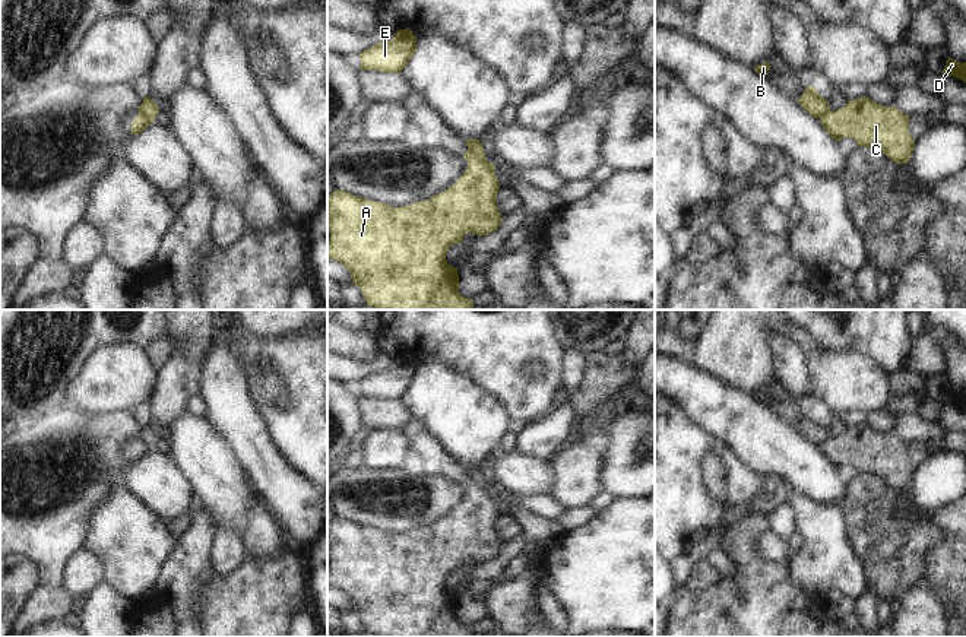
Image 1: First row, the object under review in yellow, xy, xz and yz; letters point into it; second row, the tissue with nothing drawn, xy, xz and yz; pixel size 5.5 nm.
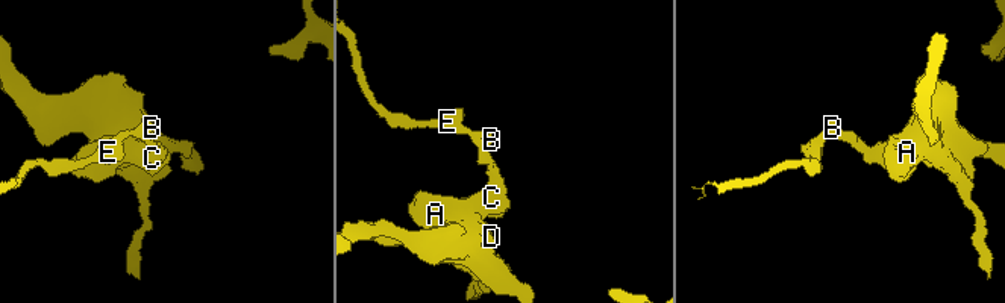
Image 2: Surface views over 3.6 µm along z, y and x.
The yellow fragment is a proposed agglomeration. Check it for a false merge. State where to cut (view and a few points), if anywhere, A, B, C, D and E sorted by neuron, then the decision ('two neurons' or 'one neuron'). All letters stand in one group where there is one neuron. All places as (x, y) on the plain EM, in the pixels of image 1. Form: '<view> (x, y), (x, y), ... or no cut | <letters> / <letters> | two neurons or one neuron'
xz (469, 478), (485, 487) | A C D / B E | two neurons

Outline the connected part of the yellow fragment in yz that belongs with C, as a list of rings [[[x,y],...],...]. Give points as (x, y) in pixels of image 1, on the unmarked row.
[[[868,424],[848,428],[842,437],[824,441],[821,451],[836,469],[851,465],[858,473],[875,475],[897,491],[908,491],[915,473],[909,462],[909,443]]]

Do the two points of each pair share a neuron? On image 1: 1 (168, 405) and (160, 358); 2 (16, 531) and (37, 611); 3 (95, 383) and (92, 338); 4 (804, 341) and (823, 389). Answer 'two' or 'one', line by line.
1: two
2: one
3: two
4: two

